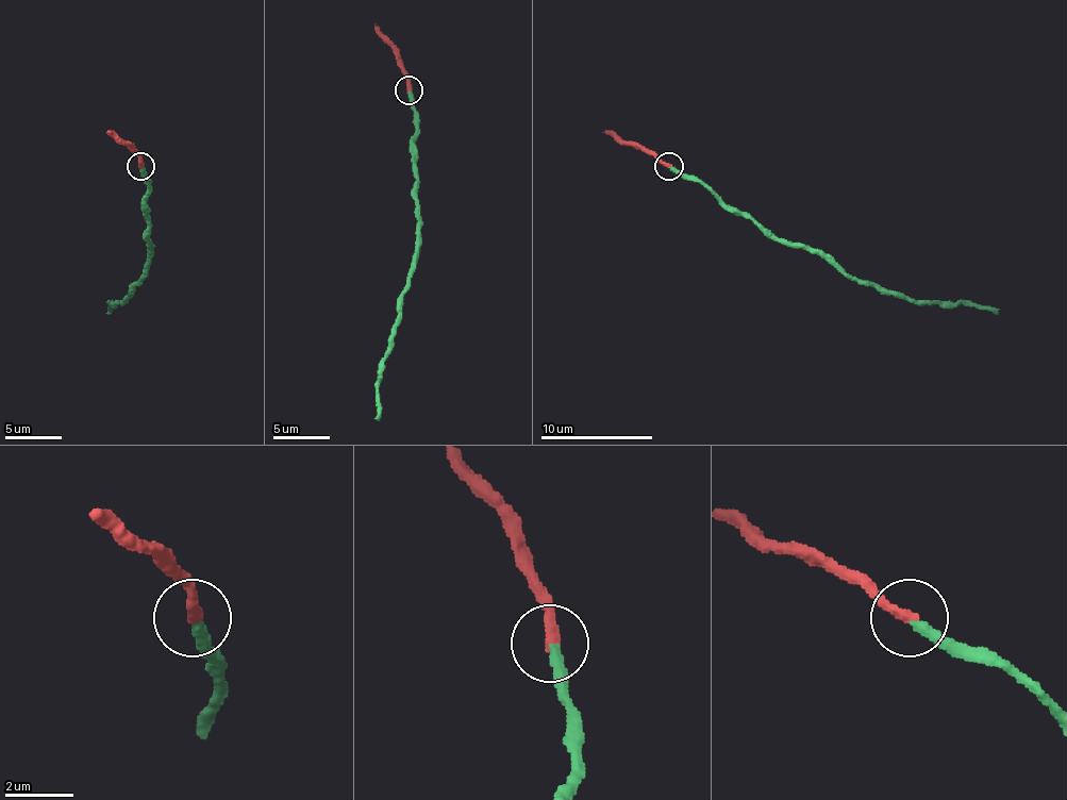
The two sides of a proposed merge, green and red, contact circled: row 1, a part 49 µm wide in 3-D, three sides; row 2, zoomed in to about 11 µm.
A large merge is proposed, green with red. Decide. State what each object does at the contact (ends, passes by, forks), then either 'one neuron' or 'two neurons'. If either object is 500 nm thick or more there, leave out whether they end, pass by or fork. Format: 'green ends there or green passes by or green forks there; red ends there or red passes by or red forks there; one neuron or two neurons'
green ends there; red ends there; one neuron

